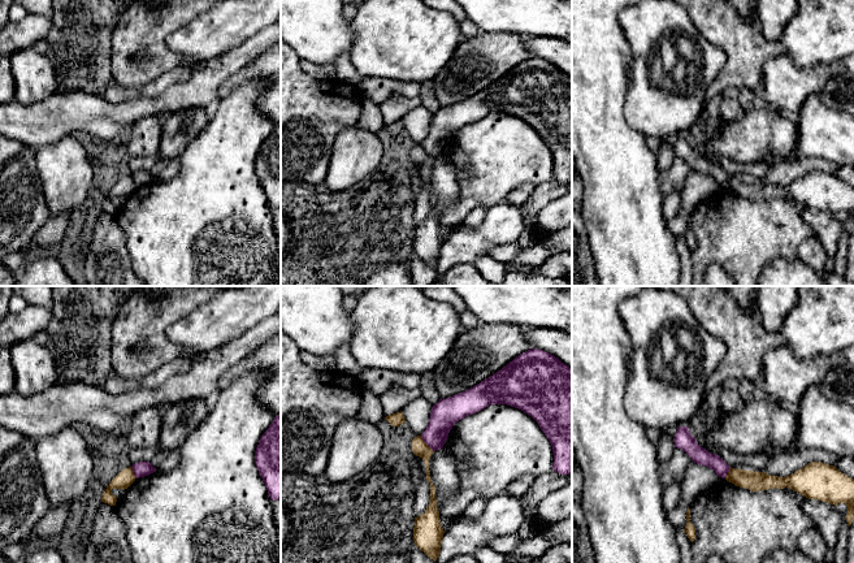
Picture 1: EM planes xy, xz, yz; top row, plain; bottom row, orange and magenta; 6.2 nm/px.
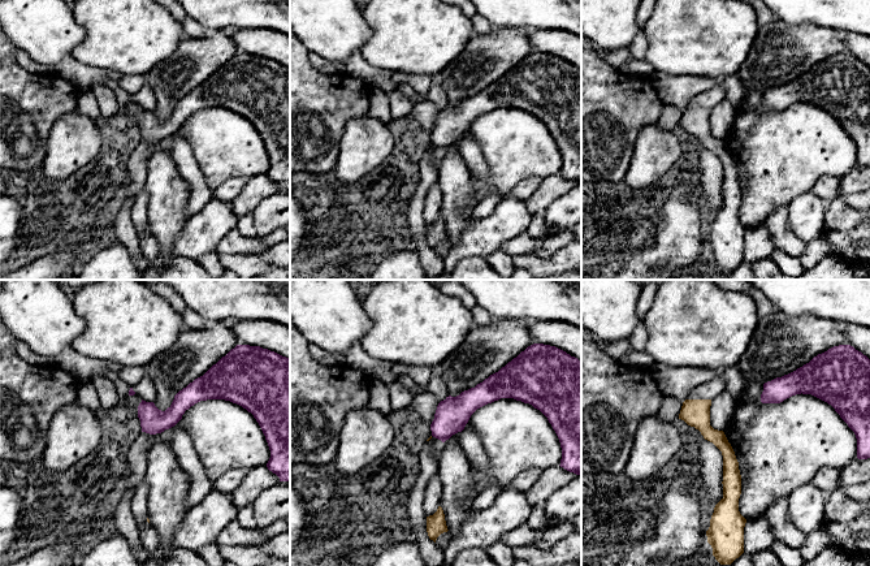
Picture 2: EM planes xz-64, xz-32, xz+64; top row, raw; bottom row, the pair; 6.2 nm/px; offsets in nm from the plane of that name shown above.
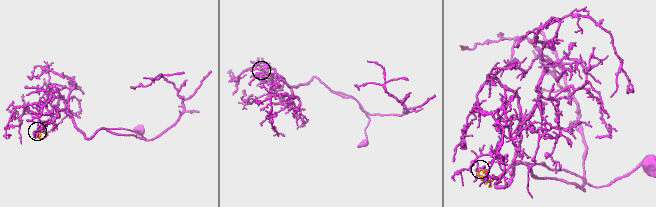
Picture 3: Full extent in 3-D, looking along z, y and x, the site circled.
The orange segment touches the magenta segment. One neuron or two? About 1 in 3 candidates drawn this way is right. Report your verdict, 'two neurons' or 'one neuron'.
two neurons

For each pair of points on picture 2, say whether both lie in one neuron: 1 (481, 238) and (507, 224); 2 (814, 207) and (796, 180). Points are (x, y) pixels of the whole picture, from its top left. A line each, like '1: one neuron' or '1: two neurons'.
1: one neuron
2: two neurons

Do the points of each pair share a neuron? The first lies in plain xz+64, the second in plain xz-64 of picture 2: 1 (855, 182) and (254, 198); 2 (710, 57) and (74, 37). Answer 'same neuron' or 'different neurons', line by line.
1: same neuron
2: different neurons

